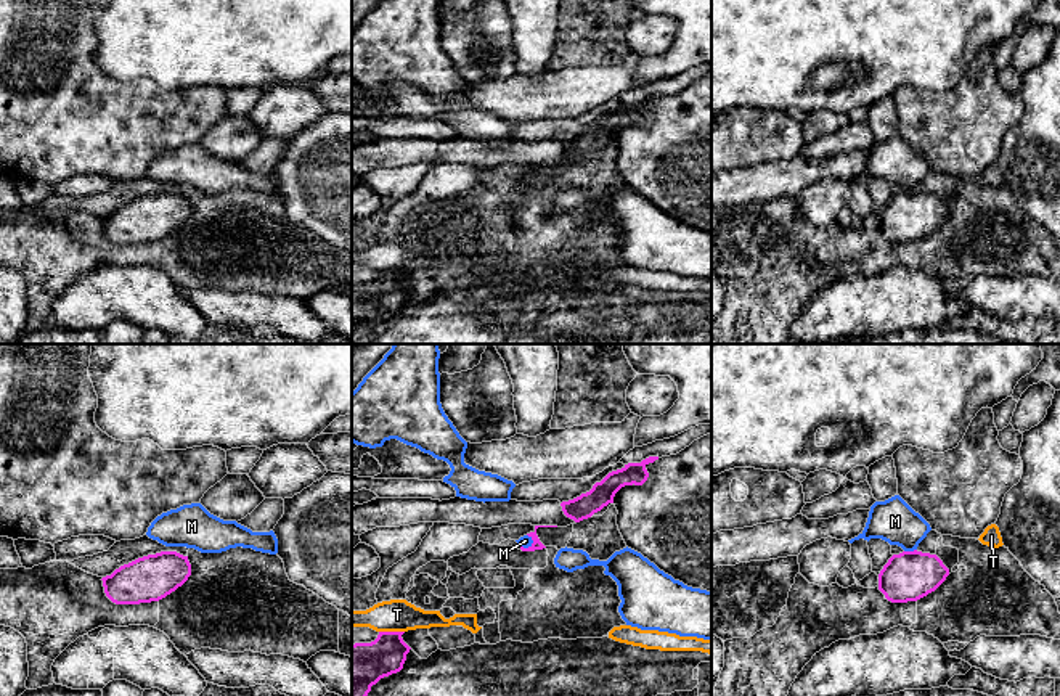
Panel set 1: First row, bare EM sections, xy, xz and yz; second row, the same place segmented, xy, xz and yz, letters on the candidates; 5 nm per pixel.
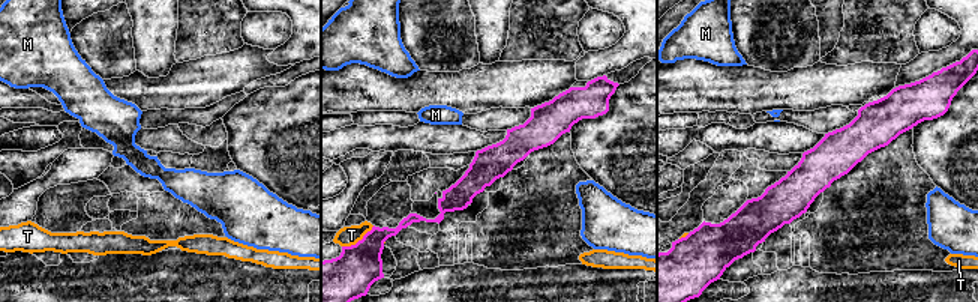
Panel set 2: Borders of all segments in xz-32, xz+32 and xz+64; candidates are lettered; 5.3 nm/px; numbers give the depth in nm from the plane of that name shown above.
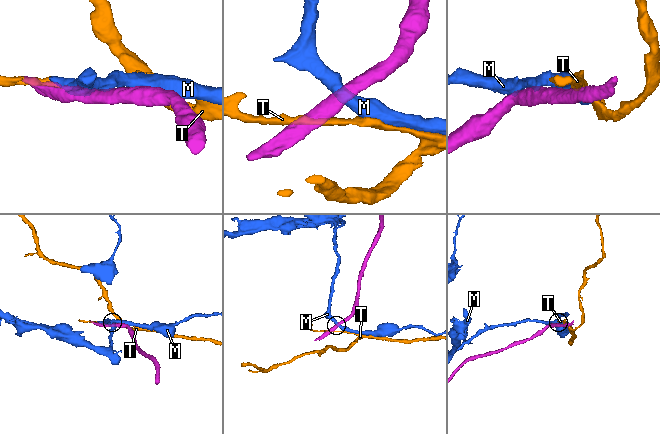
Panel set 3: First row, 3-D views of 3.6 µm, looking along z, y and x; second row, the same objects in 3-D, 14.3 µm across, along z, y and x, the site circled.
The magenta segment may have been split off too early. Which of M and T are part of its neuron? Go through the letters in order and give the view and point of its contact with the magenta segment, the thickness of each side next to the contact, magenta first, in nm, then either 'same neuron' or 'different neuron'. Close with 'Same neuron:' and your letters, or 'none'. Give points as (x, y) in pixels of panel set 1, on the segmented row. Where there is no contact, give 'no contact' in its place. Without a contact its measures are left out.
M: yz (909, 552) | 260/220 nm | different neuron
T: xz (392, 632) | 240/160 nm | different neuron
Same neuron: none

